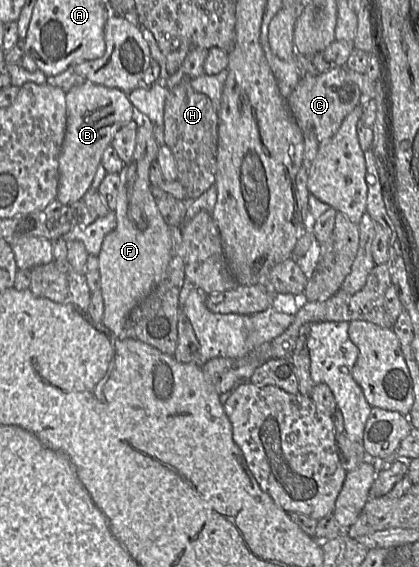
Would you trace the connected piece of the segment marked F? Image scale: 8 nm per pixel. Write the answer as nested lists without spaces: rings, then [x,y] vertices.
[[[138,127],[133,157],[119,173],[116,226],[105,236],[98,254],[102,323],[116,336],[122,333],[134,307],[159,284],[172,258],[171,231],[158,209],[150,183],[150,167],[157,159],[159,148],[153,128]]]

